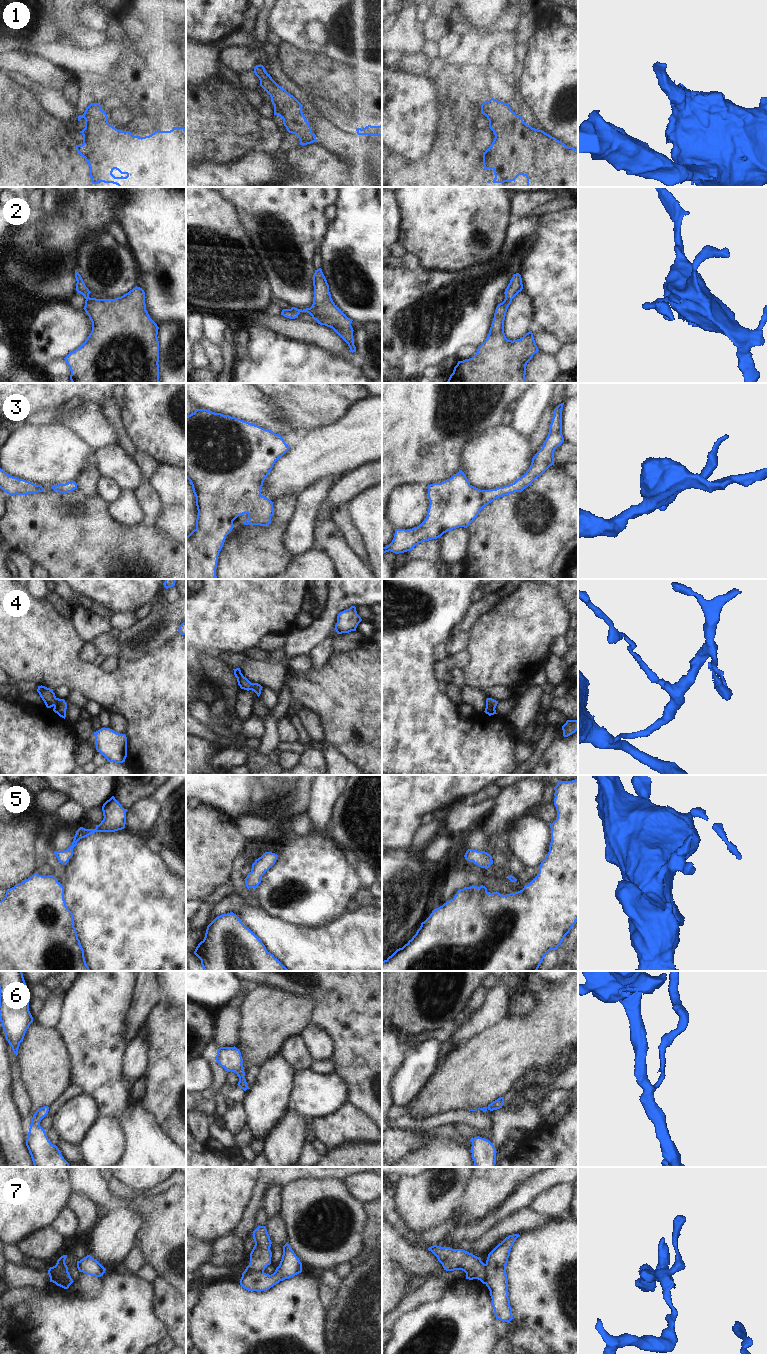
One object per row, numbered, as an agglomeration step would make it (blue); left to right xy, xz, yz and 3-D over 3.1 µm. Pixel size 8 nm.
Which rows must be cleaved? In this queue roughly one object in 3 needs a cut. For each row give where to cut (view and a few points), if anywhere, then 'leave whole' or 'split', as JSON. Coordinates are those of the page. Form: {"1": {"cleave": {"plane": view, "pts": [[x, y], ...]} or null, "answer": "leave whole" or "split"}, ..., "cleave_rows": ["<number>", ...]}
{"1": {"cleave": null, "answer": "leave whole"}, "2": {"cleave": null, "answer": "leave whole"}, "3": {"cleave": null, "answer": "leave whole"}, "4": {"cleave": null, "answer": "leave whole"}, "5": {"cleave": null, "answer": "leave whole"}, "6": {"cleave": null, "answer": "leave whole"}, "7": {"cleave": {"plane": "xy", "pts": [[67, 1268], [62, 1273], [56, 1275], [53, 1280]]}, "answer": "split"}, "cleave_rows": ["7"]}

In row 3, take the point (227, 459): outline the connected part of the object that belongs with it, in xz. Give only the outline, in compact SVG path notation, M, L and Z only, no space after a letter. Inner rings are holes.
M196 409L186 416L186 478L192 485L198 510L196 528L186 537L186 579L217 579L218 556L238 516L248 515L244 525L271 524L273 502L261 495L261 488L275 462L289 448L281 435L236 417L207 409Z

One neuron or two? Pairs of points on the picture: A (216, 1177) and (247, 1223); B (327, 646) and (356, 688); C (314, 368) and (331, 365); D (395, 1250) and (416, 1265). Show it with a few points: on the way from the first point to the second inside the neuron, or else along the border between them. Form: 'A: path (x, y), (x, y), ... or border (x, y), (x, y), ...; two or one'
A: border (251, 1193), (242, 1218), (231, 1232); two
B: border (332, 652), (331, 656), (321, 666), (313, 666); two
C: path (318, 368), (327, 368); one
D: path (400, 1251), (411, 1260); one

